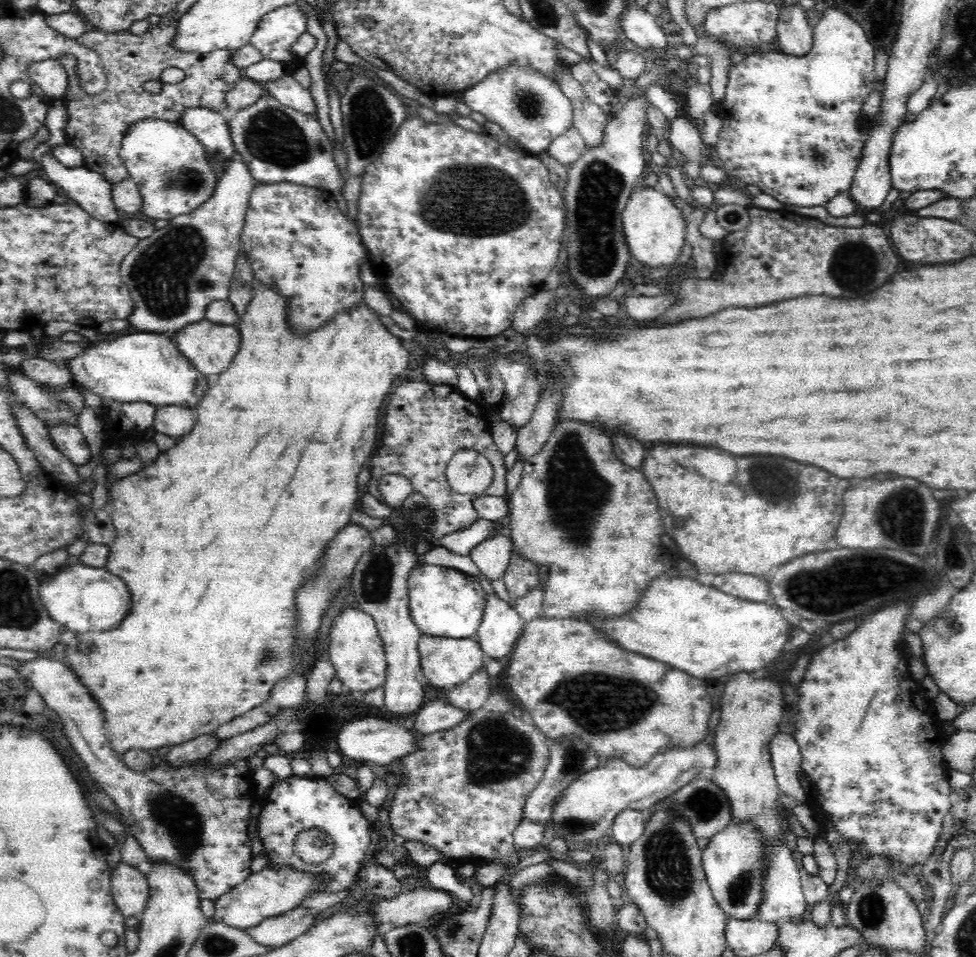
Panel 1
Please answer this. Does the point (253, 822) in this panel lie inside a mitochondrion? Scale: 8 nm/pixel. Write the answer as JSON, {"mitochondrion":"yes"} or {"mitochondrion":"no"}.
{"mitochondrion":"no"}

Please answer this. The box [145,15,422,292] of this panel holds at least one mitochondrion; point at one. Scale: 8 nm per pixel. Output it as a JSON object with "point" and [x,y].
{"point":[271,136]}

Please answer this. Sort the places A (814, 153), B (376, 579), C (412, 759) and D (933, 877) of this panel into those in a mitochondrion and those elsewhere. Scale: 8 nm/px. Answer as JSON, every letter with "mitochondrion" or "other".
{"A":"mitochondrion","B":"mitochondrion","C":"other","D":"other"}

